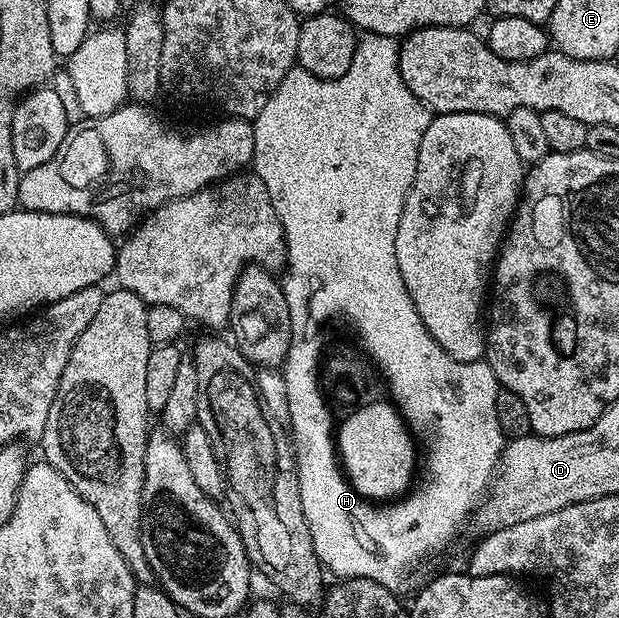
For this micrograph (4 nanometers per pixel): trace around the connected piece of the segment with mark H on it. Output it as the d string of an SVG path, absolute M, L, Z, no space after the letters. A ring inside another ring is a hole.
M366 33L366 34L365 34L365 35L364 35L364 37L362 37L362 38L361 38L361 39L360 39L360 41L358 41L358 44L357 44L357 47L356 47L356 48L355 48L355 60L351 60L351 68L347 68L347 72L343 72L343 76L339 76L339 77L338 77L338 78L320 78L320 77L319 77L319 76L315 76L315 75L314 75L314 74L312 74L312 73L311 73L311 72L307 72L307 71L306 71L306 70L303 70L303 69L300 69L300 68L294 68L294 69L291 69L291 70L289 70L289 71L287 71L287 72L286 72L286 74L285 74L285 75L284 75L284 76L283 76L283 80L279 80L279 84L278 84L278 85L277 85L277 87L275 87L275 89L274 89L274 90L273 90L273 92L272 92L272 94L270 94L270 96L269 96L269 99L268 99L268 100L267 100L267 104L263 104L263 108L262 108L262 109L261 109L261 111L260 111L260 112L259 112L259 113L258 113L258 114L257 114L257 116L256 116L256 118L254 118L254 119L252 119L252 124L253 124L253 135L254 135L254 136L255 136L255 152L254 152L254 153L253 153L253 161L252 161L252 163L251 163L251 170L252 170L252 173L254 173L254 174L257 174L257 175L258 175L258 176L259 176L259 180L263 180L263 184L264 184L264 185L265 185L265 187L266 187L266 188L267 188L267 196L268 196L268 197L269 197L269 199L270 199L270 200L271 200L271 204L272 204L272 205L273 205L273 211L274 211L274 212L275 212L275 214L276 214L276 216L277 216L277 219L278 219L278 220L279 220L279 224L280 224L280 225L281 225L281 227L282 227L282 228L283 228L283 232L284 232L284 233L285 233L285 260L286 260L286 263L287 263L287 265L286 265L286 266L285 266L285 267L284 267L284 270L283 270L283 275L284 275L284 274L285 274L285 278L284 278L284 277L282 277L282 278L281 278L281 279L280 279L280 284L281 284L281 287L282 287L282 288L283 288L283 292L284 292L284 293L285 293L285 299L286 299L286 300L287 300L287 308L288 308L288 309L289 309L289 311L290 311L290 312L291 312L291 348L290 348L290 349L289 349L289 351L288 351L288 352L287 352L287 356L286 356L286 357L285 357L285 361L284 361L284 363L283 363L283 373L284 373L284 375L285 375L285 383L286 383L286 384L287 384L287 398L288 398L288 400L289 400L289 417L288 417L288 419L287 419L287 425L289 425L289 426L290 426L290 428L289 428L289 427L288 427L288 429L289 429L289 430L290 430L290 431L291 431L291 445L292 445L292 447L293 447L293 452L294 452L294 455L295 455L295 458L296 458L296 463L297 463L297 479L298 479L298 480L299 480L299 492L300 492L300 493L301 493L301 503L302 503L302 504L303 504L303 516L307 516L307 524L308 524L308 525L309 525L309 527L310 527L310 528L311 528L311 540L312 540L312 541L313 541L313 543L314 543L314 544L315 544L315 552L316 552L316 553L317 553L317 555L318 555L318 556L319 556L319 560L320 560L320 561L321 561L321 564L322 564L322 567L324 567L324 569L325 569L325 570L326 570L326 571L328 571L328 573L329 573L329 574L330 574L330 575L333 575L333 574L338 574L338 575L337 575L337 576L336 576L336 577L337 577L337 578L338 578L338 579L341 579L341 580L344 580L344 579L349 579L349 578L366 578L366 579L367 579L367 580L373 580L373 581L375 581L375 582L378 582L378 583L379 583L379 584L381 584L381 585L385 585L385 586L386 586L386 587L387 587L387 588L388 588L388 589L389 589L389 590L391 590L391 591L396 591L396 590L397 590L397 589L398 589L398 587L397 587L397 585L399 585L399 584L400 584L400 582L401 582L401 581L403 581L403 580L404 580L404 578L405 578L405 573L407 573L407 572L408 572L408 570L409 570L409 569L411 569L411 568L412 568L412 566L413 566L413 565L415 565L415 564L416 564L416 562L417 562L417 561L419 561L419 560L420 560L420 558L425 558L425 557L427 557L427 556L428 556L428 554L437 554L437 553L439 553L439 552L440 552L440 550L441 550L441 549L443 549L443 548L444 548L444 546L449 546L449 545L451 545L451 544L452 544L452 542L453 542L453 537L455 537L455 536L456 536L456 534L457 534L457 533L459 533L459 532L460 532L460 530L461 530L461 525L463 525L463 524L464 524L464 522L465 522L465 521L467 521L467 520L468 520L468 518L469 518L469 521L470 521L470 518L471 518L471 515L472 515L472 514L473 514L473 513L474 513L474 511L476 511L476 509L477 509L477 507L478 507L478 505L479 505L479 503L480 503L480 501L481 501L481 499L482 499L482 498L484 498L484 497L485 497L485 495L486 495L486 493L487 493L487 491L488 491L488 489L489 489L489 487L490 487L490 485L491 485L491 483L492 483L492 481L493 481L493 479L494 479L494 477L495 477L495 475L496 475L496 473L497 473L497 471L498 471L498 469L499 469L499 463L500 463L500 460L501 460L501 451L502 451L502 450L504 450L504 449L505 449L505 443L506 443L506 441L507 441L507 439L506 439L506 436L505 436L505 434L504 434L504 432L502 432L502 431L501 431L501 429L500 429L500 428L499 428L499 420L498 420L498 419L497 419L497 417L496 417L496 416L495 416L495 400L496 400L496 399L497 399L497 392L498 392L498 389L499 389L499 383L498 383L498 381L497 381L497 377L496 377L496 376L495 376L495 372L491 372L491 368L490 368L490 367L489 367L489 364L488 364L488 362L486 362L486 361L484 361L484 360L482 360L482 361L480 361L480 362L460 362L460 361L459 361L459 360L455 360L455 359L454 359L454 358L452 358L452 357L451 357L451 356L447 356L447 352L443 352L443 348L439 348L439 344L438 344L438 343L437 343L437 341L436 341L436 340L434 340L434 338L433 338L433 337L432 337L432 336L430 336L430 335L429 335L429 333L428 333L428 332L427 332L427 328L426 328L426 327L425 327L425 325L424 325L424 324L423 324L423 320L419 320L419 312L415 312L415 304L414 304L414 303L413 303L413 301L412 301L412 300L411 300L411 296L410 296L410 295L409 295L409 293L408 293L408 292L407 292L407 288L406 288L406 287L405 287L405 285L404 285L404 284L403 284L403 276L399 276L399 264L398 264L398 263L397 263L397 261L396 261L396 260L395 260L395 232L399 232L399 216L403 216L403 204L404 204L404 203L405 203L405 201L406 201L406 200L407 200L407 196L408 196L408 195L409 195L409 189L410 189L410 188L411 188L411 184L412 184L412 183L413 183L413 177L414 177L414 176L415 176L415 168L416 168L416 167L417 167L417 161L418 161L418 160L419 160L419 140L423 140L423 132L427 132L427 128L428 128L428 127L429 127L429 119L430 119L430 117L431 117L431 111L430 111L430 109L429 109L429 107L428 107L428 106L425 106L425 105L424 105L424 104L423 104L423 103L421 103L421 102L420 102L420 100L418 100L418 98L416 98L416 96L414 96L414 95L413 95L413 94L412 94L412 92L410 92L410 91L409 91L409 89L408 89L408 88L407 88L407 84L406 84L406 83L405 83L405 81L403 81L403 79L402 79L402 78L401 78L401 69L400 69L400 68L399 68L399 56L400 56L400 55L401 55L401 52L400 52L400 49L399 49L399 42L398 42L398 39L397 39L397 38L389 38L389 37L388 37L388 36L386 36L386 35L385 35L385 34L370 34L370 33ZM329 345L333 345L333 346L341 346L341 345L345 345L345 346L362 346L362 348L363 348L363 349L365 349L365 350L333 350L333 351L332 351L332 353L331 353L331 351L329 351ZM329 362L341 362L341 366L337 366L337 370L333 370L333 374L332 374L332 375L331 375L331 376L327 376L327 368L328 368L328 367L329 367ZM377 374L378 374L378 376L379 376L379 377L381 377L381 382L382 382L382 384L383 384L383 385L385 385L385 386L386 386L386 388L387 388L387 389L389 389L389 390L405 390L405 398L406 398L406 402L405 402L405 418L404 418L404 416L403 416L403 415L401 415L401 414L400 414L400 412L399 412L399 411L397 411L397 406L396 406L396 404L395 404L395 403L393 403L393 402L392 402L392 400L391 400L391 399L389 399L389 398L388 398L388 396L387 396L387 395L385 395L385 390L384 390L384 388L383 388L383 387L381 387L381 382L380 382L380 380L379 380L379 379L377 379ZM332 393L333 393L333 394L334 394L334 396L335 396L335 397L337 397L337 398L357 398L357 402L345 402L345 403L343 403L343 404L342 404L342 406L341 406L341 419L339 419L339 420L338 420L338 422L337 422L337 426L336 426L336 424L335 424L335 423L333 423L333 421L335 421L335 420L336 420L336 418L337 418L337 414L336 414L336 412L335 412L335 411L333 411L333 394L332 394ZM420 422L422 422L422 424L423 424L423 425L425 425L425 426L429 426L429 451L427 451L427 452L426 452L426 454L425 454L425 467L423 467L423 468L422 468L422 470L417 470L417 471L415 471L415 472L414 472L414 474L413 474L413 469L415 469L415 468L416 468L416 466L417 466L417 446L416 446L416 444L415 444L415 443L413 443L413 438L412 438L412 436L411 436L411 435L409 435L409 426L417 426L417 425L419 425L419 424L420 424Z

